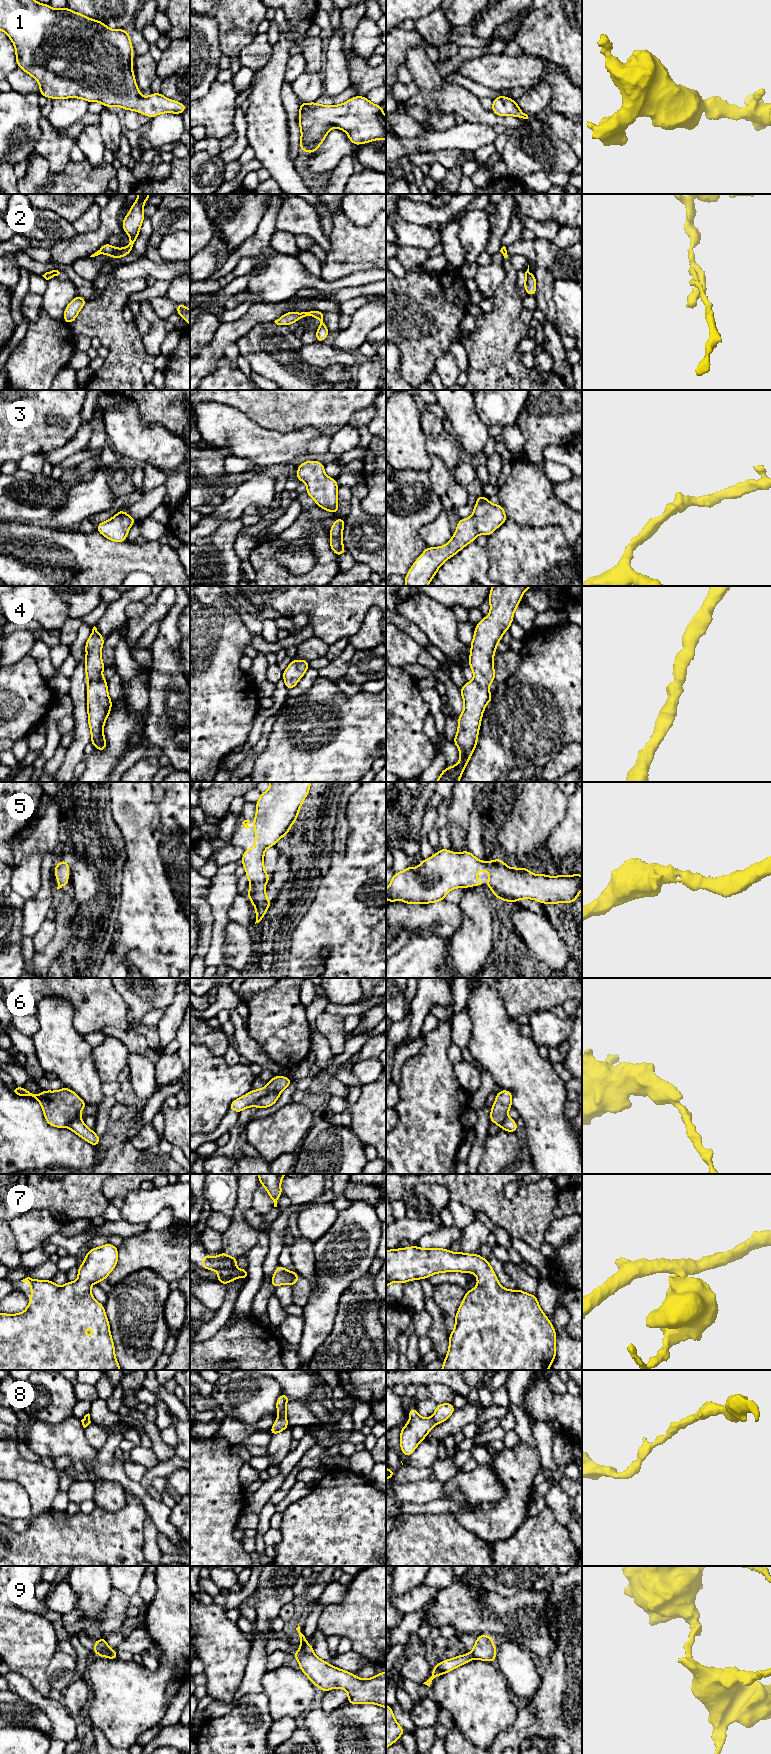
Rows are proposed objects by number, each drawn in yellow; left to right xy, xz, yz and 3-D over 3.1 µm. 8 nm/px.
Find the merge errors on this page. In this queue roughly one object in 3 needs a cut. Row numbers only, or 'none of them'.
2, 6, 9

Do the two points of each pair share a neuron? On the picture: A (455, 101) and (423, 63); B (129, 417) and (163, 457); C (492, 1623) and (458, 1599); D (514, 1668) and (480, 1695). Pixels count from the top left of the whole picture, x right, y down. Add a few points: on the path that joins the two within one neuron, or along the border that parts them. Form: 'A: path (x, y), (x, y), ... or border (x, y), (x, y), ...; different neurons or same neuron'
A: path (443, 97), (431, 89), (431, 82), (426, 75); same neuron
B: path (133, 427), (153, 447); same neuron
C: path (484, 1621), (466, 1607); same neuron
D: border (494, 1662), (510, 1689); different neurons

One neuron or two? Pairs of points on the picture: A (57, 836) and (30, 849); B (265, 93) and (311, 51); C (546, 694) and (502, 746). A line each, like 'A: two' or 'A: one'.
A: one
B: two
C: one

